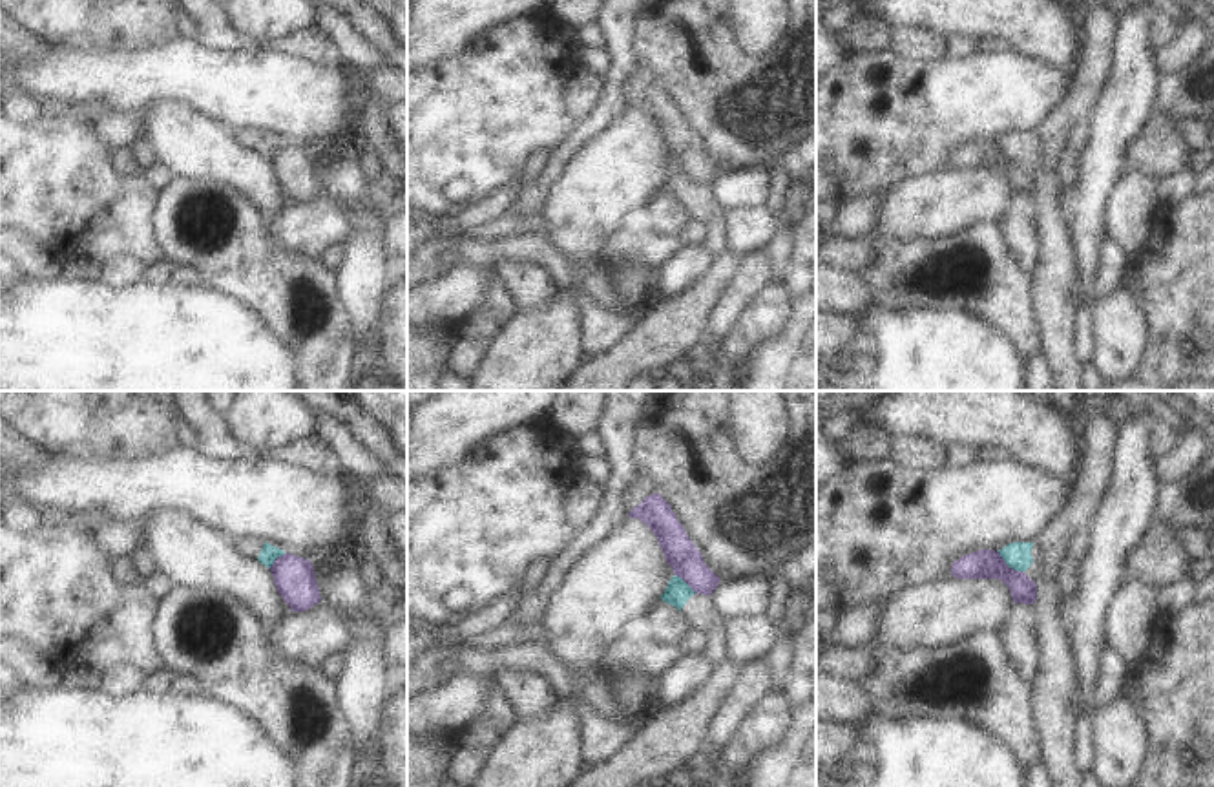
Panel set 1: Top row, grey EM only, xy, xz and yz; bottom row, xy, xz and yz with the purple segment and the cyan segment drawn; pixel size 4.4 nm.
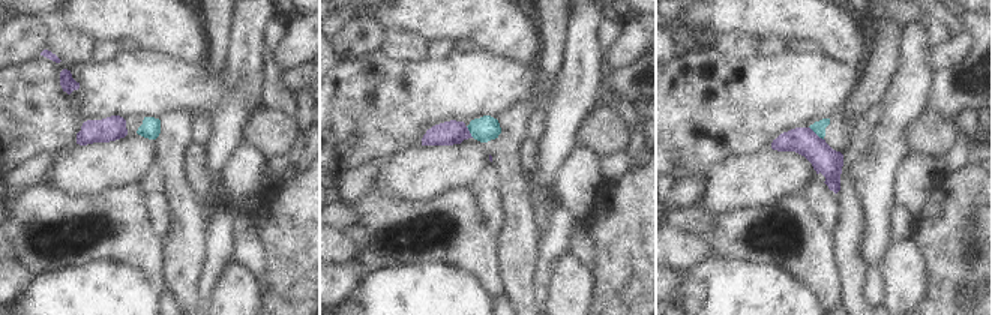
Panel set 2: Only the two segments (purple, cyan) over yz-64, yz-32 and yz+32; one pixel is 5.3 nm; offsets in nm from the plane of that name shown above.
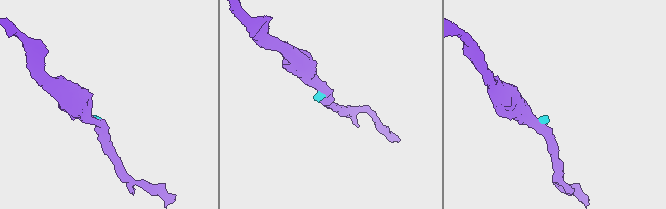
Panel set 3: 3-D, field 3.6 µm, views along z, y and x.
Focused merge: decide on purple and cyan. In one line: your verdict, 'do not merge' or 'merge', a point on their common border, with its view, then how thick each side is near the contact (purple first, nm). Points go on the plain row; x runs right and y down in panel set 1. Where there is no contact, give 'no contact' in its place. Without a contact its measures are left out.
do not merge; contact yz (1008, 157); calibres 130 and 120 nm

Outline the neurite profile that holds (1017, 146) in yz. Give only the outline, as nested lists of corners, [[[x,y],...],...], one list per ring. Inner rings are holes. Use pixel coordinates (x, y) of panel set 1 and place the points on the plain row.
[[[1011,133],[999,141],[1006,155],[1017,163],[1024,163],[1030,170],[1041,164],[1041,137],[1033,133]]]

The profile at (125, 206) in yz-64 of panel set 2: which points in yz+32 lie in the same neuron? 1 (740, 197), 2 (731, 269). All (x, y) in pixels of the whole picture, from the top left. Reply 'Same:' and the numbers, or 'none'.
Same: none

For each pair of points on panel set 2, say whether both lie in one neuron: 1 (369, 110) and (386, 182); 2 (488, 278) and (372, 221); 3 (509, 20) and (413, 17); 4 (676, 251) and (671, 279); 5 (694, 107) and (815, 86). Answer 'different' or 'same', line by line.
1: different
2: same
3: same
4: different
5: same

